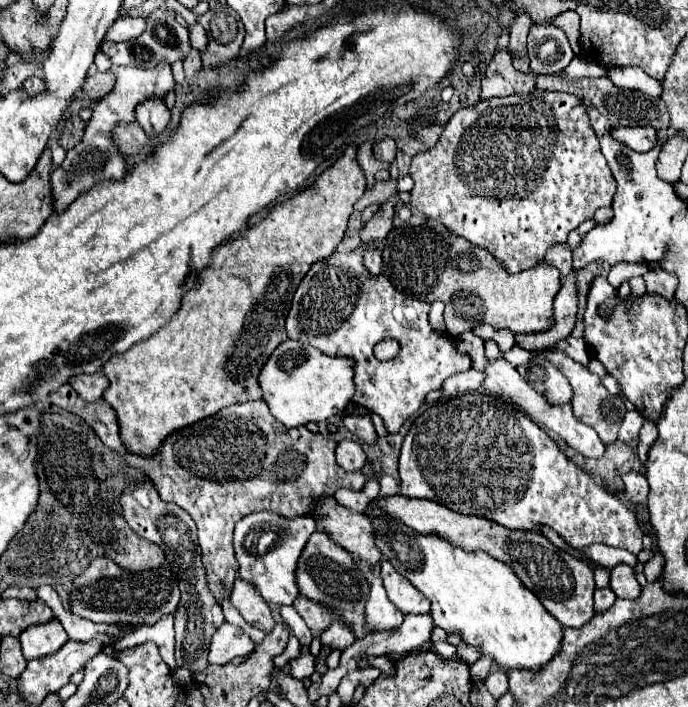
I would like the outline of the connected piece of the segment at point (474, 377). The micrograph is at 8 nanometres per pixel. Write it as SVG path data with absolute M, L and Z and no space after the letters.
M466 371L466 373L456 373L452 375L450 379L444 381L442 385L442 397L458 397L458 395L464 395L464 393L470 393L470 391L478 391L480 385L482 385L482 371Z

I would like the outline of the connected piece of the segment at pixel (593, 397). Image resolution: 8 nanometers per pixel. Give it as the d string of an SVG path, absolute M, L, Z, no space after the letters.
M542 351L542 353L534 353L534 357L544 357L548 359L556 369L560 369L560 373L570 381L572 389L574 389L574 397L570 401L572 409L574 409L574 415L578 421L590 425L598 437L608 445L608 443L614 443L616 441L616 433L618 433L618 427L624 419L624 413L626 413L626 407L624 407L624 399L618 395L618 401L614 401L614 397L604 389L602 381L598 375L592 375L584 365L580 363L574 363L570 357L566 357L562 351Z

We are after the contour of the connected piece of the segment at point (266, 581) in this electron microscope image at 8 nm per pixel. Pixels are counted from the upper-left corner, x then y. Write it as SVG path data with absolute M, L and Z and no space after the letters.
M258 511L246 515L236 523L234 531L234 551L238 559L240 579L250 583L260 593L260 597L264 597L270 605L282 605L282 603L292 605L292 601L300 593L294 579L296 561L314 531L316 521L310 515L292 521L282 519L280 515L274 515L270 511Z

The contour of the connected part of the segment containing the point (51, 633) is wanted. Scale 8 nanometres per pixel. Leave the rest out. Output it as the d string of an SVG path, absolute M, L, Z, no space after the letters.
M58 619L30 625L26 627L26 631L20 633L20 643L26 659L46 657L58 651L66 641L68 641L68 635Z

